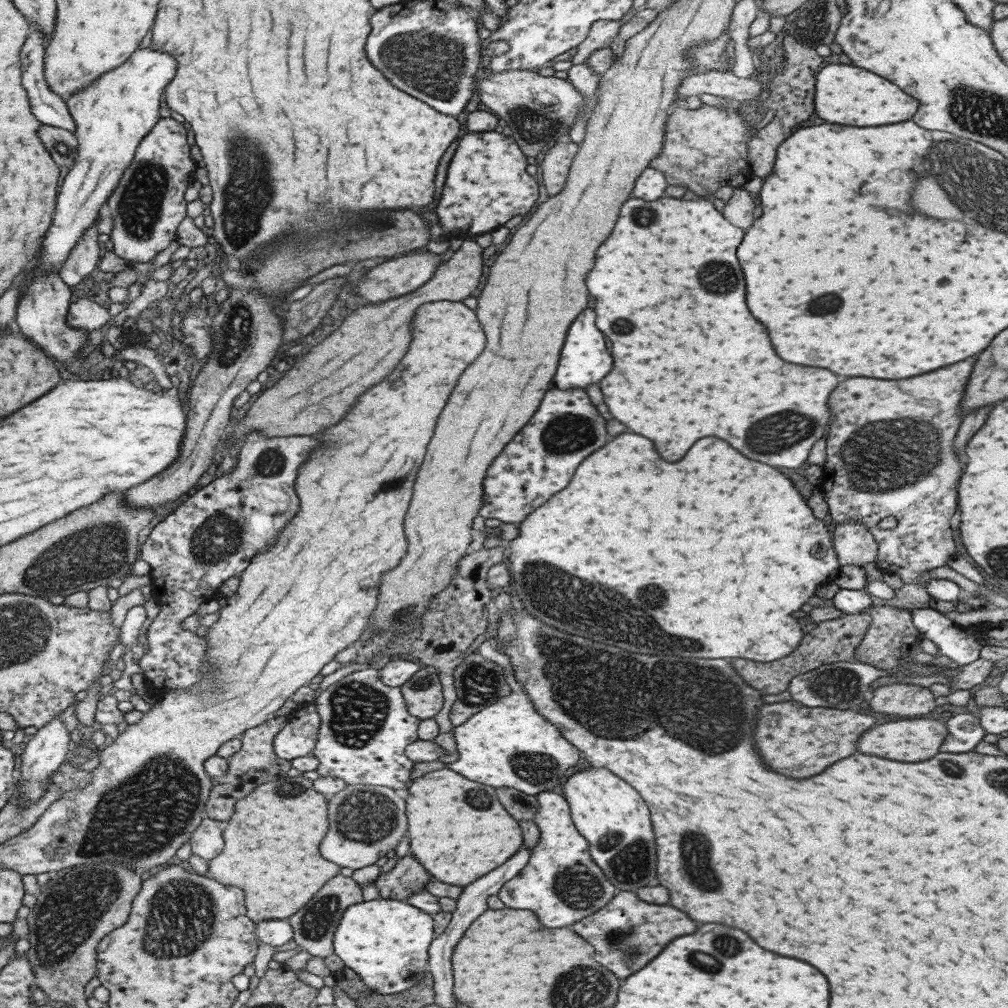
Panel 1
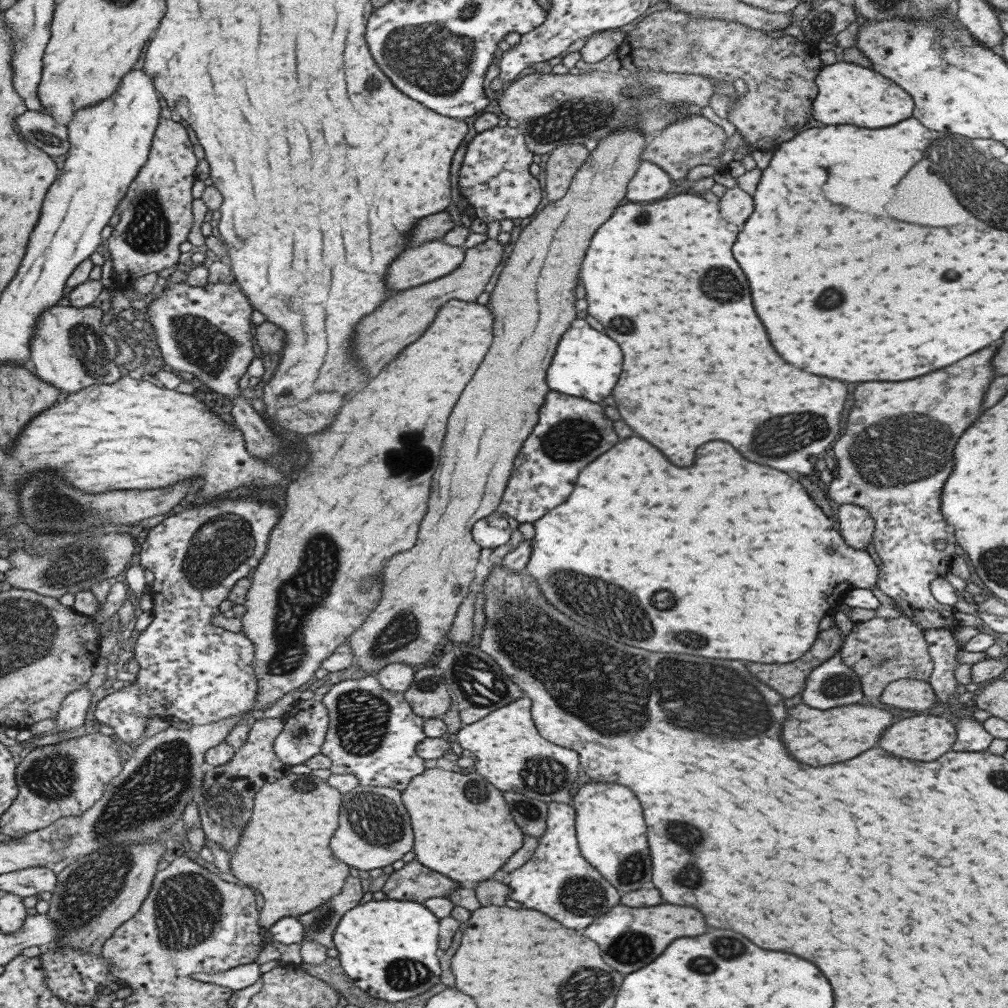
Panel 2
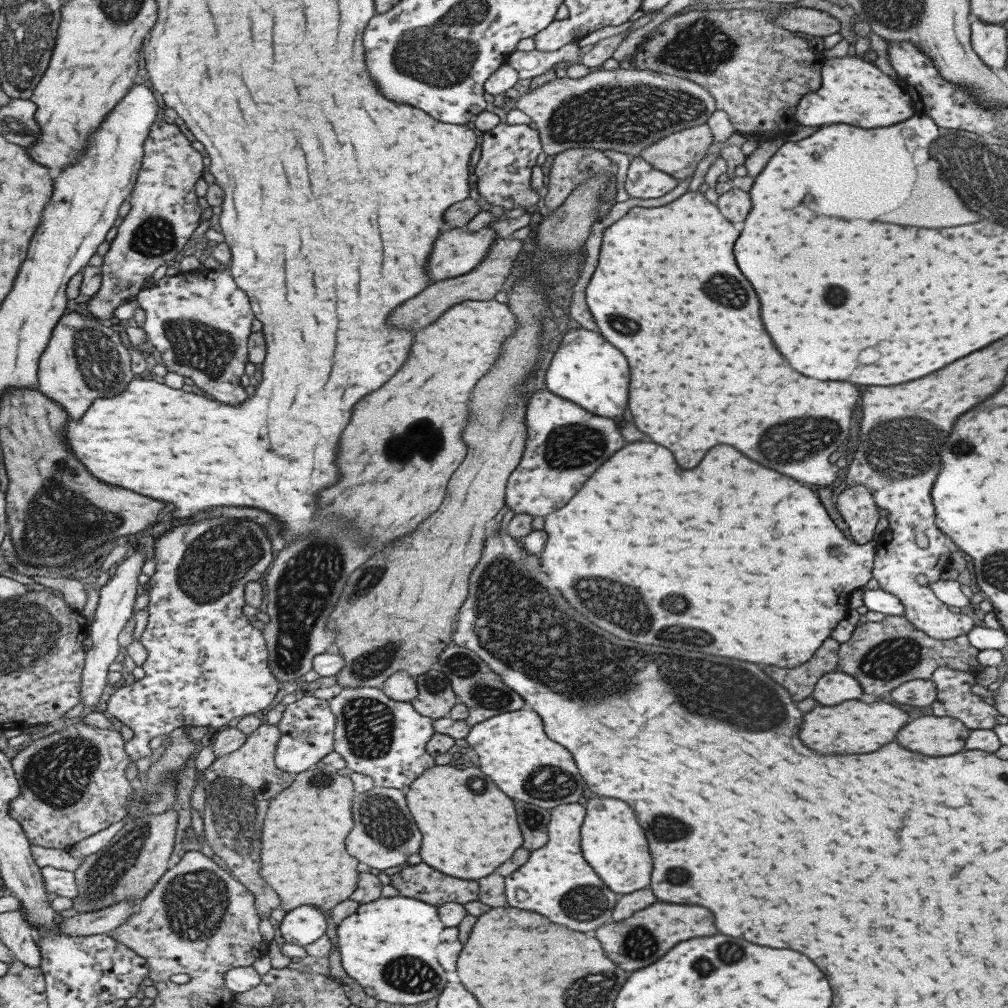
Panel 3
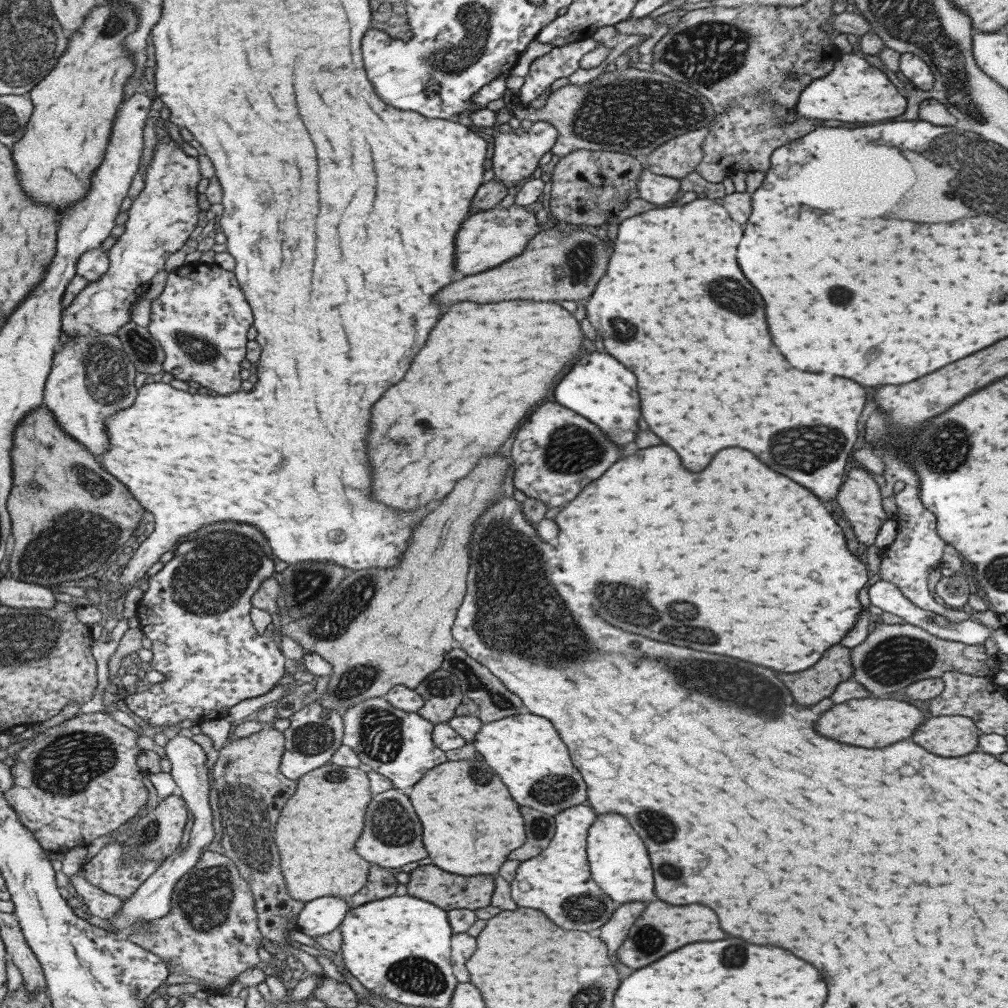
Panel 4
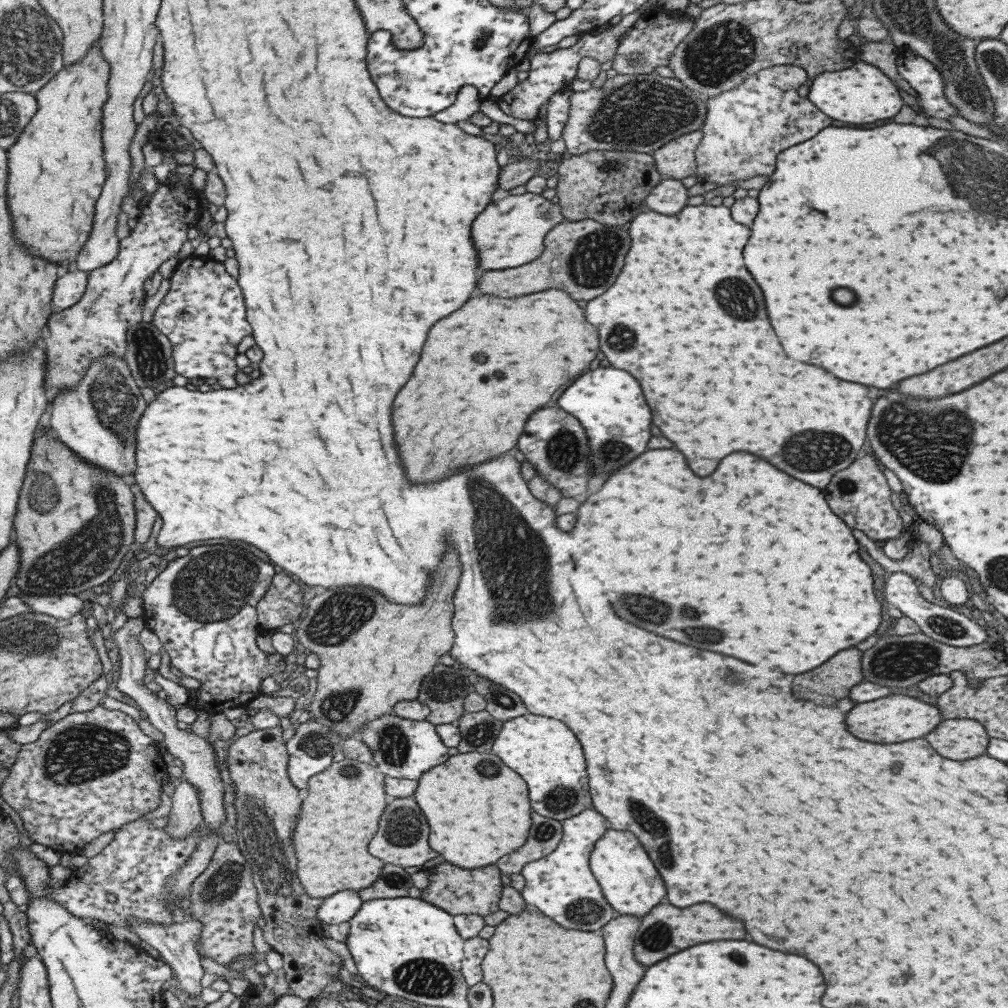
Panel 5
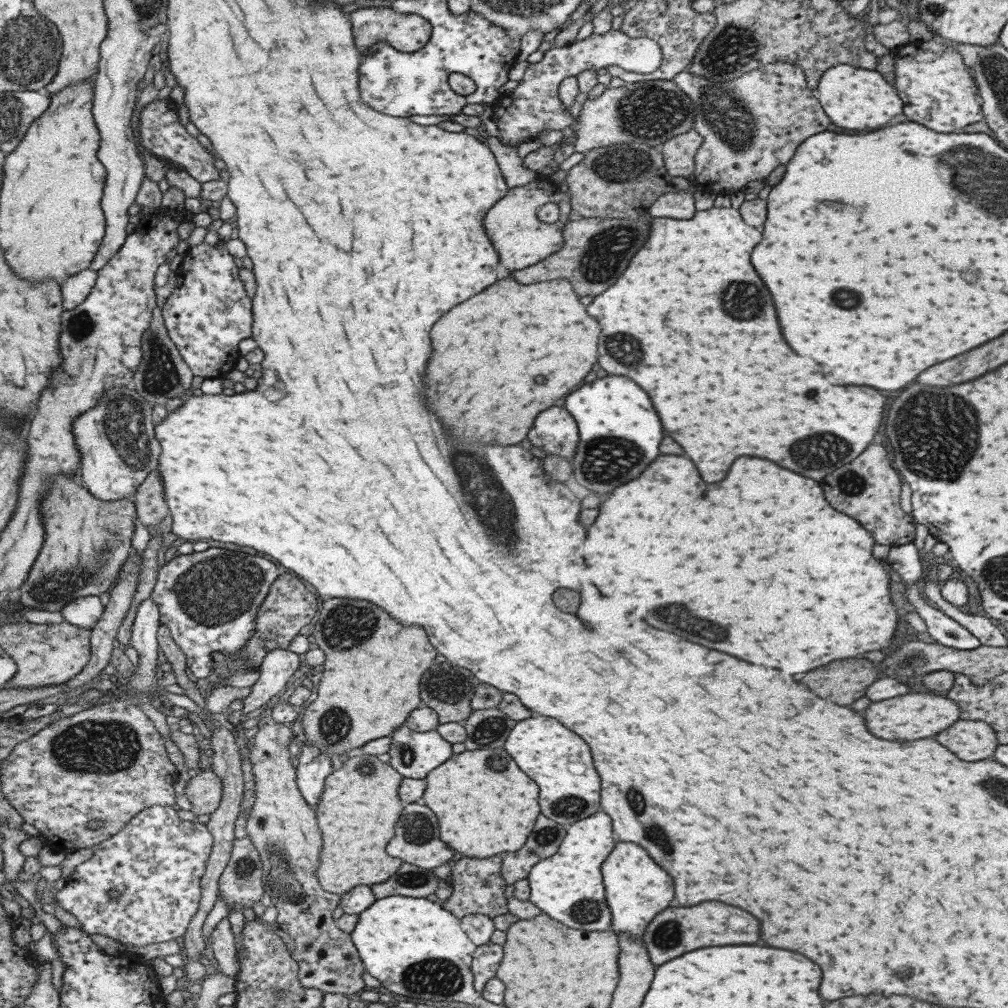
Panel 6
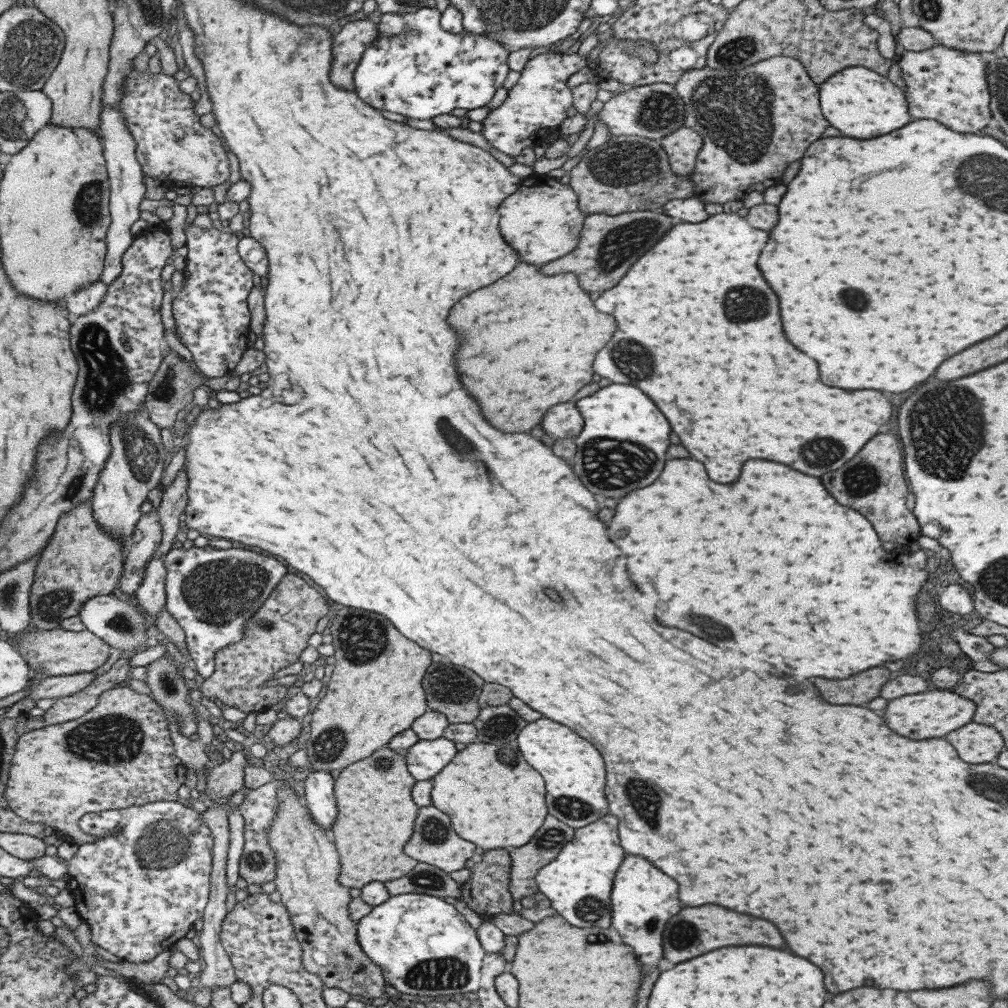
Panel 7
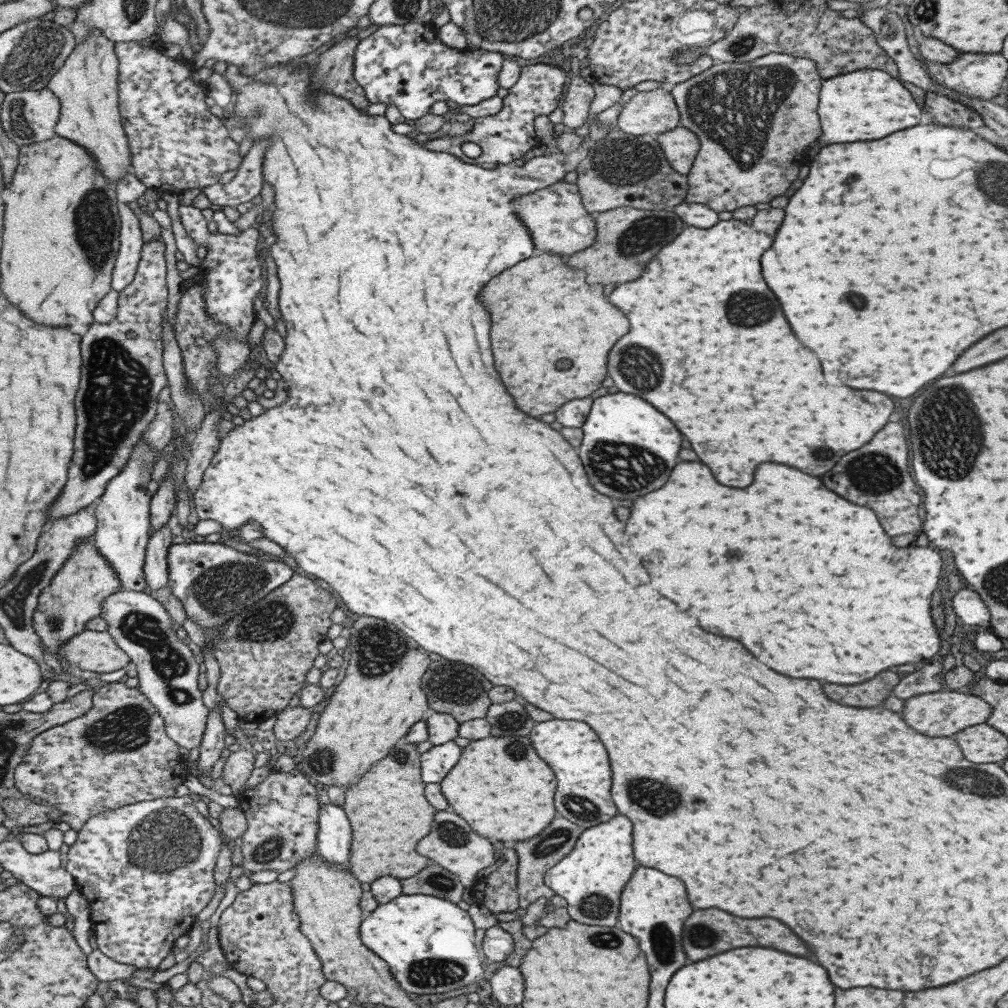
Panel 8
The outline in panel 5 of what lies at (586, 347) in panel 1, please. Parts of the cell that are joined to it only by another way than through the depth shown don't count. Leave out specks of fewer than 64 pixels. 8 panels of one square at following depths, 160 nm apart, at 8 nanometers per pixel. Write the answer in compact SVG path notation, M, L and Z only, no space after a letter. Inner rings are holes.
M587 368L571 386L563 390L557 398L557 406L583 426L589 438L593 474L609 474L625 466L637 454L645 452L645 444L651 436L651 414L641 396L639 384L627 372L615 368Z

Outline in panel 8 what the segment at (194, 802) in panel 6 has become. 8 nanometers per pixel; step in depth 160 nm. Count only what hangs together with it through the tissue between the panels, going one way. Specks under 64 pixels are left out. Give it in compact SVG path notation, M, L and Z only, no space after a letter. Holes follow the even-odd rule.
M242 746L238 751L232 752L226 759L220 773L220 783L227 784L231 789L231 795L241 793L245 780L253 770L254 752Z

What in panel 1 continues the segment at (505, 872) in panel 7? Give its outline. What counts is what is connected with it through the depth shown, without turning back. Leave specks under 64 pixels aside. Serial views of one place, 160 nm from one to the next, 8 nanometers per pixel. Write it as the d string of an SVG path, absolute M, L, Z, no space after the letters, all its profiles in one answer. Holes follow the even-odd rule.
M411 855L398 858L395 865L385 873L378 873L372 882L381 899L403 901L415 890L423 890L429 876Z

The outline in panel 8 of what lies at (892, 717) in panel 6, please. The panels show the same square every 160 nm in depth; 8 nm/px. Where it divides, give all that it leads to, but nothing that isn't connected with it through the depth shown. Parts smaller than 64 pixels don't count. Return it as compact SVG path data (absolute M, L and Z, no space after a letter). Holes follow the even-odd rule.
M949 690L907 698L903 702L901 718L903 722L907 722L909 728L917 730L919 734L927 734L929 737L948 737L967 727L986 723L990 712L991 707L983 699L968 693Z

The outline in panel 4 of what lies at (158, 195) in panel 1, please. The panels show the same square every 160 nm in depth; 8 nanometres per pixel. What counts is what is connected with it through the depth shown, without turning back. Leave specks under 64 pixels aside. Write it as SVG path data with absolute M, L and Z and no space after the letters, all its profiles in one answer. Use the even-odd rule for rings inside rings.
M161 119L155 122L154 129L157 142L143 174L143 189L126 211L123 233L106 252L106 271L95 282L88 282L71 304L62 309L61 340L78 336L116 335L117 329L130 321L131 307L144 296L153 274L163 269L167 256L185 249L185 241L199 228L197 213L200 209L197 207L195 186L202 177L198 160L185 154L171 140L168 132L163 130Z

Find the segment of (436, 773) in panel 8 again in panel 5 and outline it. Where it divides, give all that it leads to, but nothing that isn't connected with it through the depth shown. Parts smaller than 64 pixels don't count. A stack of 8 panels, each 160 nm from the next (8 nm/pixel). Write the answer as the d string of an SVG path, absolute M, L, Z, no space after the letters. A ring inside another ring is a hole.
M393 713L386 715L367 722L367 726L361 726L356 732L357 736L354 736L369 748L376 768L384 776L417 780L432 766L441 764L450 757L447 747L439 740L433 724L425 720L397 718Z

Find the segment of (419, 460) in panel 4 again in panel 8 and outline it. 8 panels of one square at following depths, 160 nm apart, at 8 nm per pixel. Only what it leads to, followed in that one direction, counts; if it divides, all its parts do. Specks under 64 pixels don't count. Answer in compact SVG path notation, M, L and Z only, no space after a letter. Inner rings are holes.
M536 253L491 278L479 292L479 300L491 314L491 354L501 384L511 394L515 406L529 416L554 412L567 400L588 397L608 375L605 360L609 348L627 332L627 318L605 302L603 286L585 284L585 273L566 265L565 256Z

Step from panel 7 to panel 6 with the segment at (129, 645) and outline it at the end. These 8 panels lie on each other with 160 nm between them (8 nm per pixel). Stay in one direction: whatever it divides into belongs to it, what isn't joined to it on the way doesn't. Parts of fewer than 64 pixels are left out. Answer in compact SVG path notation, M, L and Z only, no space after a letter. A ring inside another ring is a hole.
M85 596L67 603L60 614L65 623L90 631L103 616L104 603L97 596Z

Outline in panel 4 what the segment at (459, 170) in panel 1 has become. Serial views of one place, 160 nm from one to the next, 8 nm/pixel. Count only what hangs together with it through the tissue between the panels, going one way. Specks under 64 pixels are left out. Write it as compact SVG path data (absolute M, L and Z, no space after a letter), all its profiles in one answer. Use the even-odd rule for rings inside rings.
M542 121L535 122L527 129L523 128L481 128L471 125L471 132L482 132L493 138L493 153L491 154L492 180L500 180L510 188L517 186L524 180L529 179L538 171L537 161L545 152L549 152L557 140L557 132L549 123Z

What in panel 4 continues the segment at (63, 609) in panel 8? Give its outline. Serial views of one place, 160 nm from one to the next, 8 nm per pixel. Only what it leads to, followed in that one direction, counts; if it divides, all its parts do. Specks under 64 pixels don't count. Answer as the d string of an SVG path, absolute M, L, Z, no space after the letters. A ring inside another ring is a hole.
M43 404L15 425L10 450L12 485L6 498L10 518L8 569L19 582L53 589L97 570L99 556L109 556L136 530L144 508L107 474L83 445L71 438Z

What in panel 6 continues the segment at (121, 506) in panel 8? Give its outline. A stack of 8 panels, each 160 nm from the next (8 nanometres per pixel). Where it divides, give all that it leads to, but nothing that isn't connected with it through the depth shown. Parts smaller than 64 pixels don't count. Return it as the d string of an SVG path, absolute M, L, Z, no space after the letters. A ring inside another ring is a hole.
M104 386L104 393L102 394L101 398L98 400L98 405L95 405L93 408L90 408L88 411L78 414L78 417L74 420L72 424L72 433L74 434L75 446L77 447L77 450L79 451L79 454L80 454L80 465L78 466L79 478L80 478L81 484L84 485L84 487L92 494L93 497L98 498L100 501L116 501L122 498L131 499L131 496L135 492L135 489L137 489L138 486L141 484L141 482L143 482L143 479L147 476L147 473L151 472L157 466L157 456L159 456L159 443L157 442L157 440L155 440L153 429L154 429L154 425L151 423L150 404L146 400L141 399L140 396L131 387L119 387L119 388L113 387L105 391L105 386Z

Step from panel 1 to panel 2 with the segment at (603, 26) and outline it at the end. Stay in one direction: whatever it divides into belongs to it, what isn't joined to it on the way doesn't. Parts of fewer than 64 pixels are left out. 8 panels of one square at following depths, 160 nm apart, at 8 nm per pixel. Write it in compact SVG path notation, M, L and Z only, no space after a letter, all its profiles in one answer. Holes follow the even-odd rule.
M605 29L597 34L593 33L579 50L580 59L586 63L596 63L605 56L615 54L624 36L625 32L619 29Z

